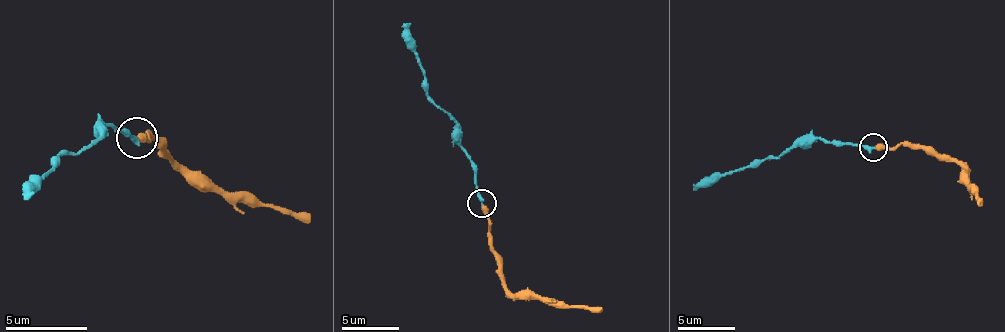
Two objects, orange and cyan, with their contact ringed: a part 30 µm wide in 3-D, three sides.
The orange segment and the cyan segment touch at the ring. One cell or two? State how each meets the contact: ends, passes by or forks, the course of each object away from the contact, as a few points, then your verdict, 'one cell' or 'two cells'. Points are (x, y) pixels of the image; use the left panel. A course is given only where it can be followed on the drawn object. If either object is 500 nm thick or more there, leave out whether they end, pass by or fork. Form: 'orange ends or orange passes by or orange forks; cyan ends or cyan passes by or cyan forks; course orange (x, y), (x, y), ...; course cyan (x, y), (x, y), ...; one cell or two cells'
orange ends; cyan ends; course orange (138, 137), (150, 133), (183, 170), (311, 223); course cyan (138, 137), (109, 124), (76, 153), (60, 157), (23, 198); one cell

